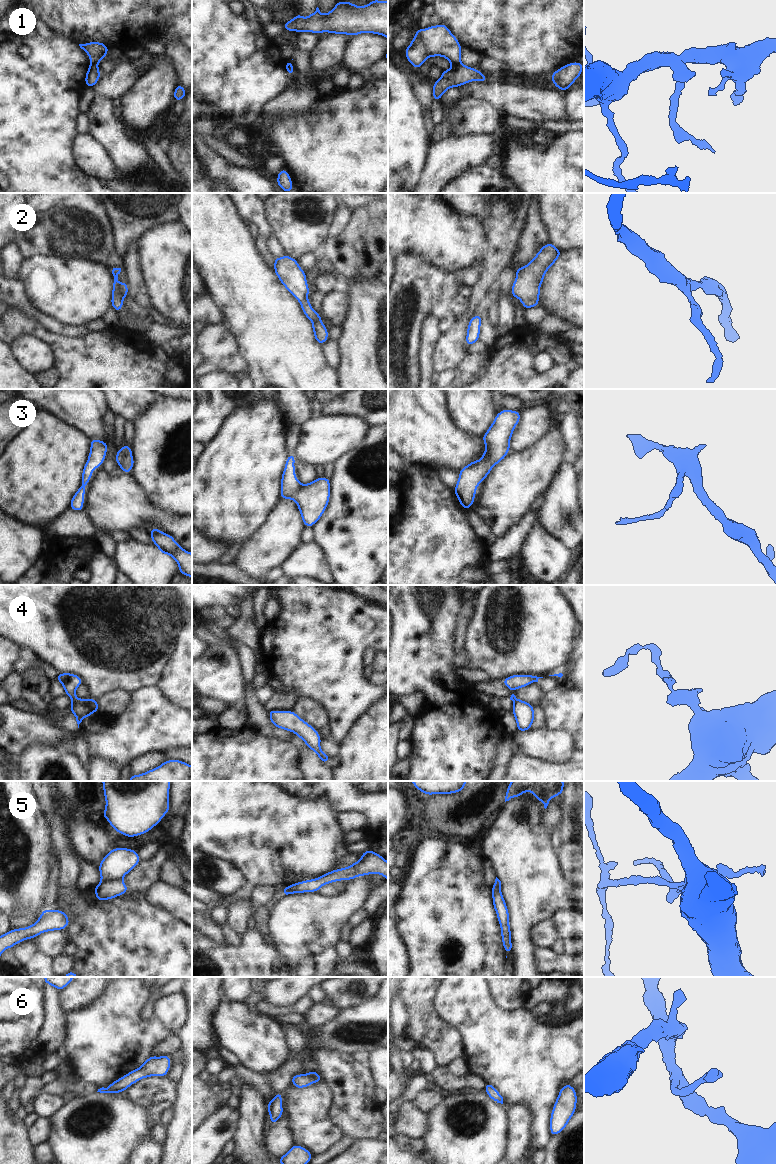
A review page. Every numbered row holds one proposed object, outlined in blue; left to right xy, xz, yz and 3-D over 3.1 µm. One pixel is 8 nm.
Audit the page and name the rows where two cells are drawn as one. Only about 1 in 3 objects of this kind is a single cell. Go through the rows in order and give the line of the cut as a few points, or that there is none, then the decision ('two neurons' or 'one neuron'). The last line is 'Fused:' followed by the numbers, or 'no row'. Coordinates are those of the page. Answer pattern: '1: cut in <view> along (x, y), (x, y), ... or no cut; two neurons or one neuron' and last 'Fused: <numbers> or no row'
1: cut in yz along (460, 62), (453, 66); two neurons
2: cut in xy along (118, 283), (118, 289), (123, 297); two neurons
3: no cut; one neuron
4: no cut; one neuron
5: cut in xy along (120, 879), (108, 879), (100, 883); two neurons
6: no cut; one neuron
Fused: 1, 2, 5

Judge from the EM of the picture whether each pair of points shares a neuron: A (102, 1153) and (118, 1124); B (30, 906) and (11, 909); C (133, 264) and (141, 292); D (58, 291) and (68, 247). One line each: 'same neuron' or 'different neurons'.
A: same neuron
B: different neurons
C: same neuron
D: different neurons

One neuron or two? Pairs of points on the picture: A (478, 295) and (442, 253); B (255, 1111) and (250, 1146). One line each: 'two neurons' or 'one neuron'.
A: two neurons
B: one neuron

